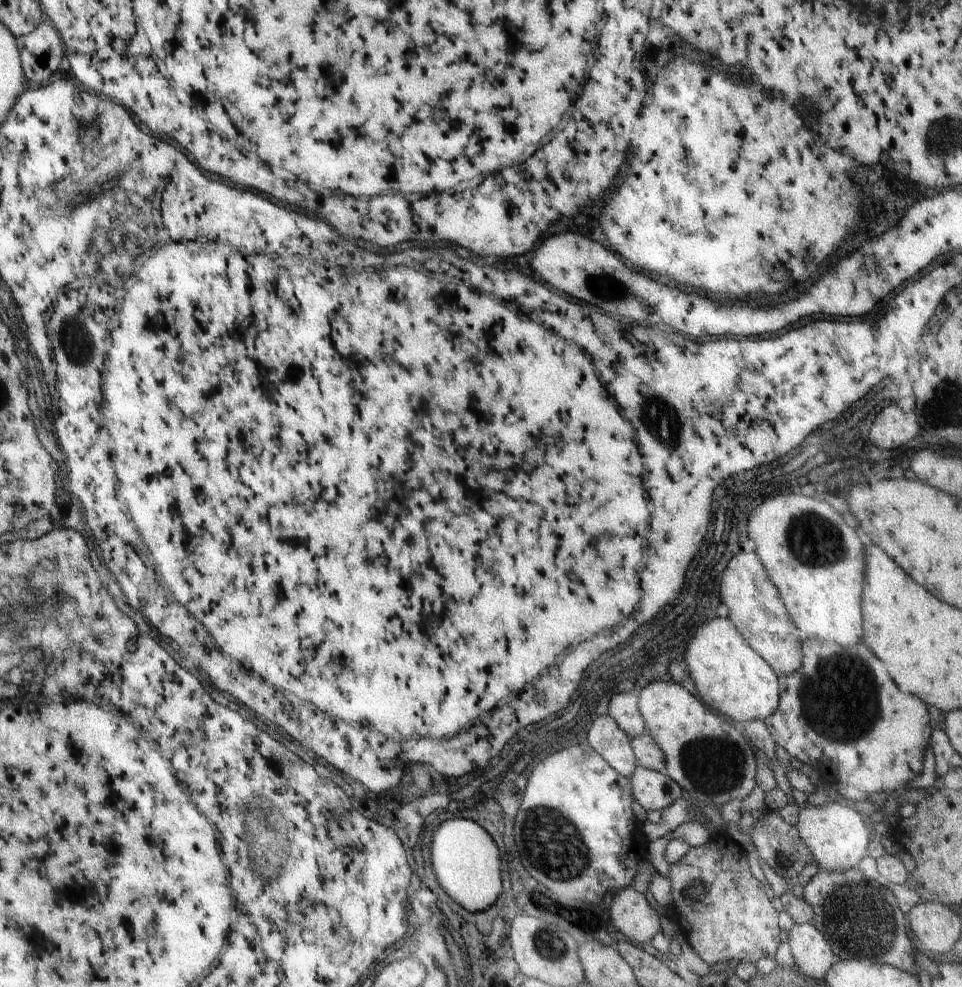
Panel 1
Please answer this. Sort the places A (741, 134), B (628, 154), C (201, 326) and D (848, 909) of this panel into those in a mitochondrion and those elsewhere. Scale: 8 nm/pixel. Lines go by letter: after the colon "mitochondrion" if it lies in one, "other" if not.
A: other
B: other
C: other
D: mitochondrion

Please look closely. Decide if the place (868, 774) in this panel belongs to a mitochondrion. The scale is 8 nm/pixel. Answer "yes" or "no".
no

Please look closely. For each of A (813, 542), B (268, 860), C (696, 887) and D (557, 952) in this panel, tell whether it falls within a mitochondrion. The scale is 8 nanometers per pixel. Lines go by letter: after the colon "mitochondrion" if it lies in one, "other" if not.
A: mitochondrion
B: mitochondrion
C: mitochondrion
D: mitochondrion

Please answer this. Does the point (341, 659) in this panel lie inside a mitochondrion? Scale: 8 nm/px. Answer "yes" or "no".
no

